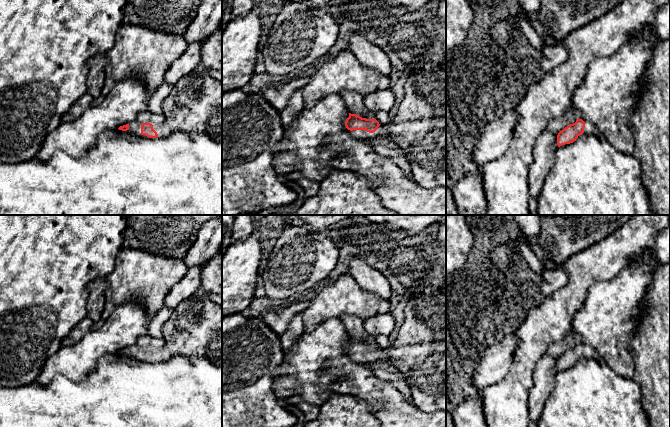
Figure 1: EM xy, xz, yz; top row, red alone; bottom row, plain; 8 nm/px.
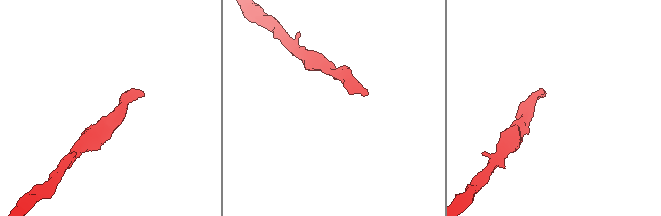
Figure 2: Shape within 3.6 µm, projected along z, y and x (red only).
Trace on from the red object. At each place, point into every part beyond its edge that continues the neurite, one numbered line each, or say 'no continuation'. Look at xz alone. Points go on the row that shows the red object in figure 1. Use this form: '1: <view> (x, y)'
1: xz (363, 135)

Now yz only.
1: yz (590, 129)

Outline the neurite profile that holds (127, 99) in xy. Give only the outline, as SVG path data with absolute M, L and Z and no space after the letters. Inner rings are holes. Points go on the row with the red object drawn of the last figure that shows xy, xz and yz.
M139 77L124 78L100 104L91 106L74 121L62 122L52 131L37 157L49 160L56 151L74 158L85 157L101 133L136 121L140 113L148 111L148 101L145 85Z

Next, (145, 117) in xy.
M145 111L138 115L137 120L141 123L150 123L152 125L164 123L165 117L163 114Z

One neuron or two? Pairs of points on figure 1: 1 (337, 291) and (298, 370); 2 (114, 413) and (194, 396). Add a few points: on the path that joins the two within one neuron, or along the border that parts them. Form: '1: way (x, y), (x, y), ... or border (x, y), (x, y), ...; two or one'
1: border (337, 317), (326, 319), (313, 330), (304, 332); two
2: way (134, 411), (174, 411); one

